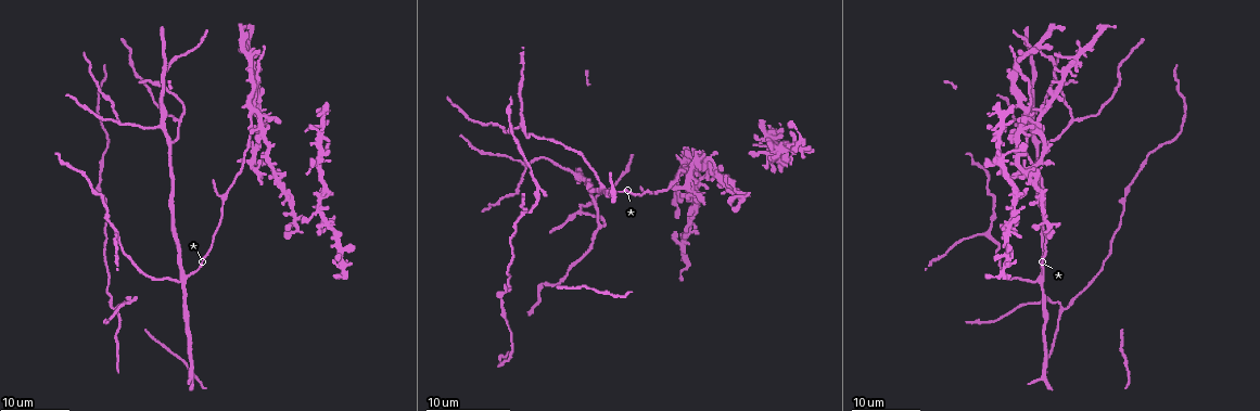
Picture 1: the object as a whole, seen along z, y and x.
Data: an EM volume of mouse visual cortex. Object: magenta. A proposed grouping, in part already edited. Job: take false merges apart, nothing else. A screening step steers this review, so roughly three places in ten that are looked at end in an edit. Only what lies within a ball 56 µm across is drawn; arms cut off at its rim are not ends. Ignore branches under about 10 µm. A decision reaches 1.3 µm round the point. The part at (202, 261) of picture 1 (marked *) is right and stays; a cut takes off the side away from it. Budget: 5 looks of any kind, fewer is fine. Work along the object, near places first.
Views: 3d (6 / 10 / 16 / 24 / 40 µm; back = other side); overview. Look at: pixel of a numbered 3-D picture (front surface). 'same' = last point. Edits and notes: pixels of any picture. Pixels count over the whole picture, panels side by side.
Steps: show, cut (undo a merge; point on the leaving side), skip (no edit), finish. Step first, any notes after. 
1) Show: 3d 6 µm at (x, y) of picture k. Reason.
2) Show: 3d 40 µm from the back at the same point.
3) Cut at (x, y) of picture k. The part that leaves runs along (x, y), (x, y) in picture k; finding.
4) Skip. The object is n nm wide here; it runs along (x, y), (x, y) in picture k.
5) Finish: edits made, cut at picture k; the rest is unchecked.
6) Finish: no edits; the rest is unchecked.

Show: 3d 24 µm at (172, 142) of picture 1. Branch point.

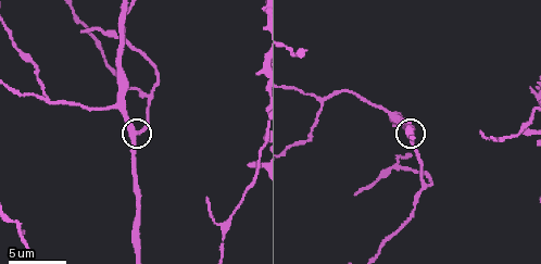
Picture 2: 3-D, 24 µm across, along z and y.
Show: 3d 6 µm at (135, 131) of picture 2. Zoom in.

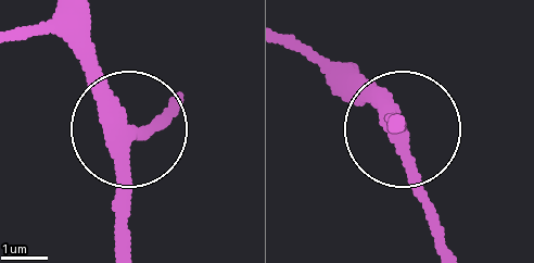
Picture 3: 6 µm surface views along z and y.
Skip. 3 arms meet here; all the same cell.

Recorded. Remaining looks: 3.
Show: 3d 6 µm at (397, 165) of picture 2. Calibre changes.

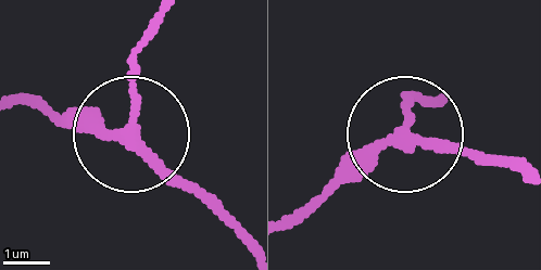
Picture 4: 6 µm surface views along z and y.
Show: 3d 6 µm from the back at (404, 135) of picture 4. Other side.

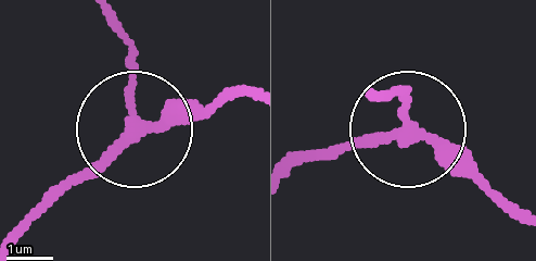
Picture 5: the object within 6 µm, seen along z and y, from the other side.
Skip. The object is 220 nm wide here; it runs along (290, 169), (398, 129), (403, 102), (391, 90) in picture 5; continuous, no second cell.

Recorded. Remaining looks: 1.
Finish: no edits; the rest is unchecked.

